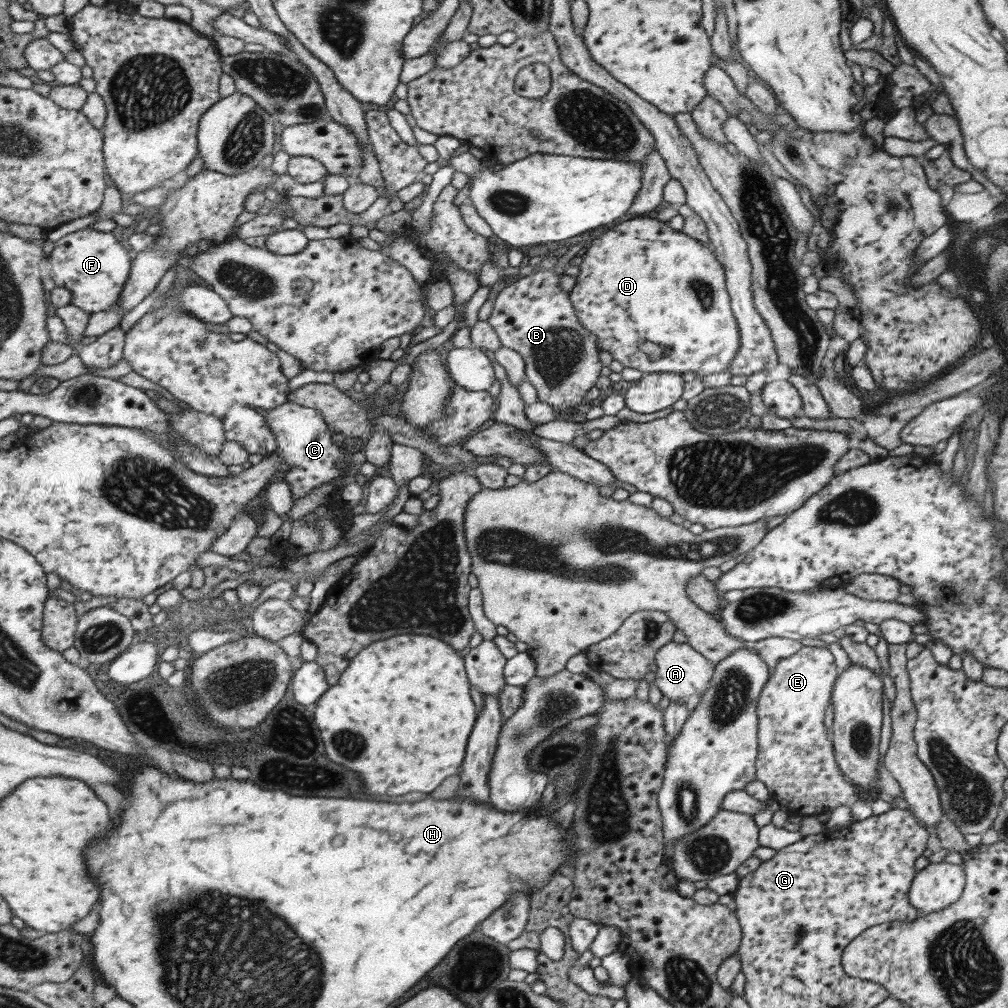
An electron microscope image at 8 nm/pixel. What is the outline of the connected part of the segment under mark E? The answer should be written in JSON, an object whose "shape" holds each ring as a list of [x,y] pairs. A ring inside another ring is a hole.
{"shape":[[[802,646],[795,654],[788,656],[787,658],[778,661],[778,665],[774,666],[773,674],[768,676],[767,682],[763,685],[760,690],[757,706],[755,708],[755,718],[756,718],[756,736],[757,736],[757,753],[754,762],[755,767],[755,779],[761,782],[769,792],[770,800],[775,805],[775,807],[782,808],[788,814],[800,814],[801,816],[805,814],[815,814],[817,816],[818,812],[830,811],[836,806],[841,806],[841,804],[848,805],[851,804],[855,799],[853,793],[853,786],[851,782],[848,782],[846,778],[839,774],[837,771],[837,765],[834,761],[834,755],[831,745],[830,732],[824,728],[823,718],[824,712],[830,703],[831,691],[833,688],[833,683],[837,678],[839,673],[838,668],[833,663],[833,657],[827,647],[819,646]]]}

